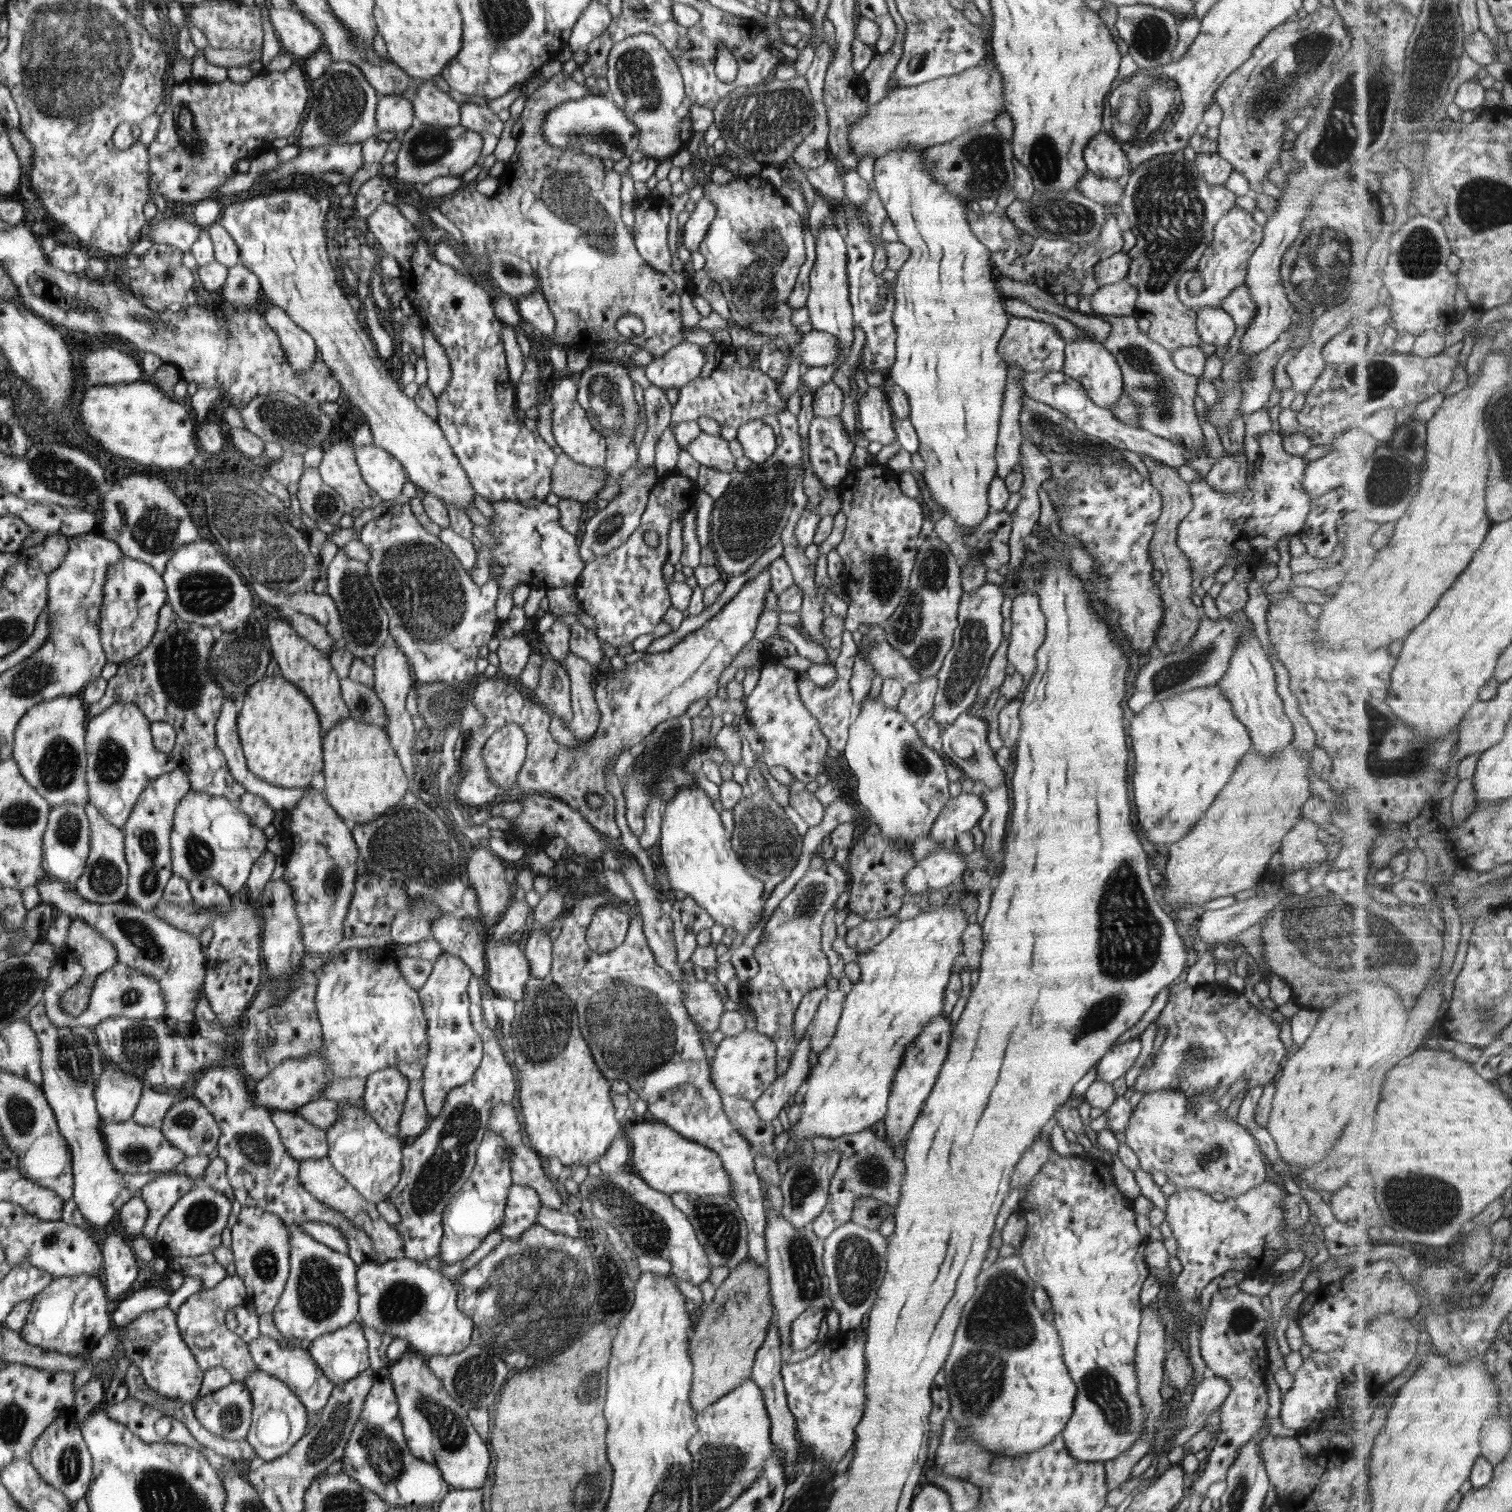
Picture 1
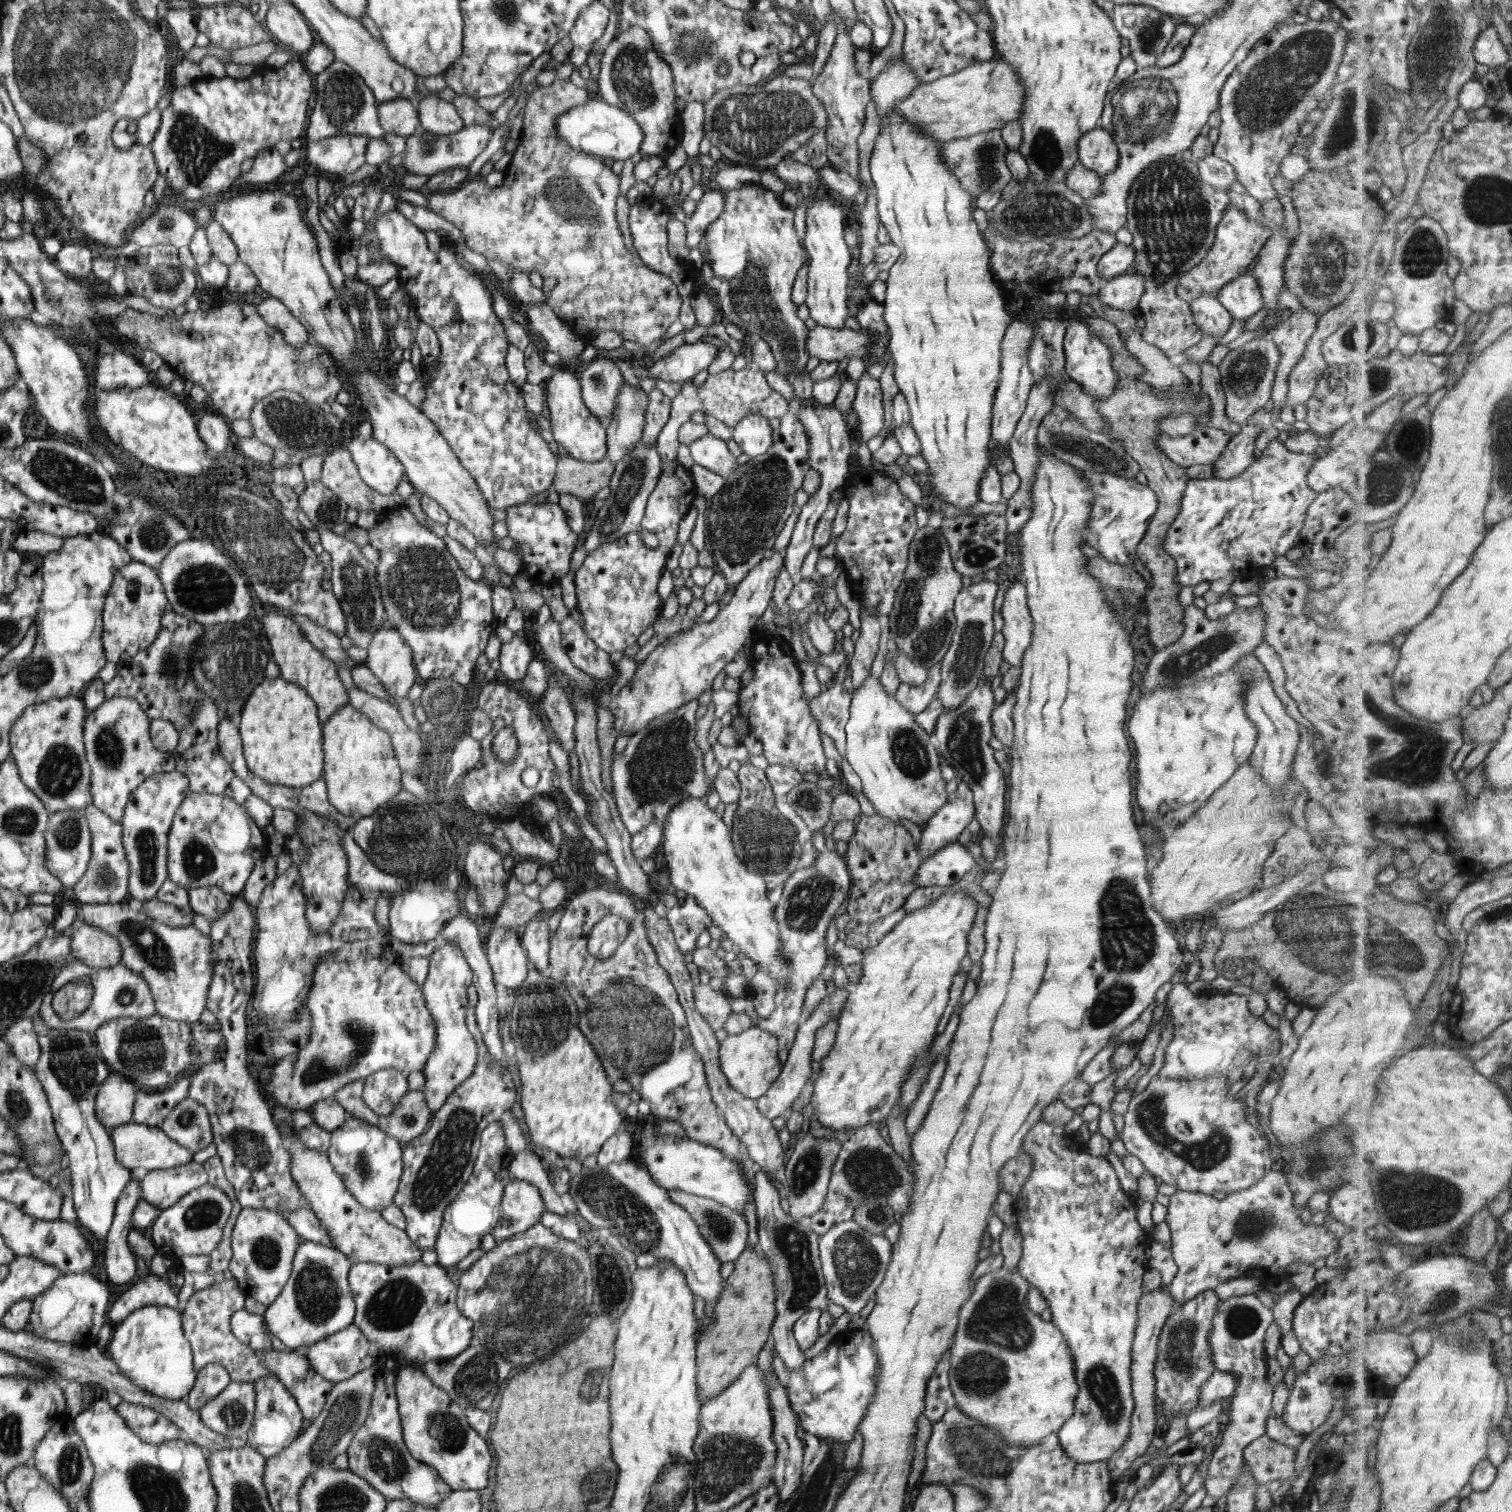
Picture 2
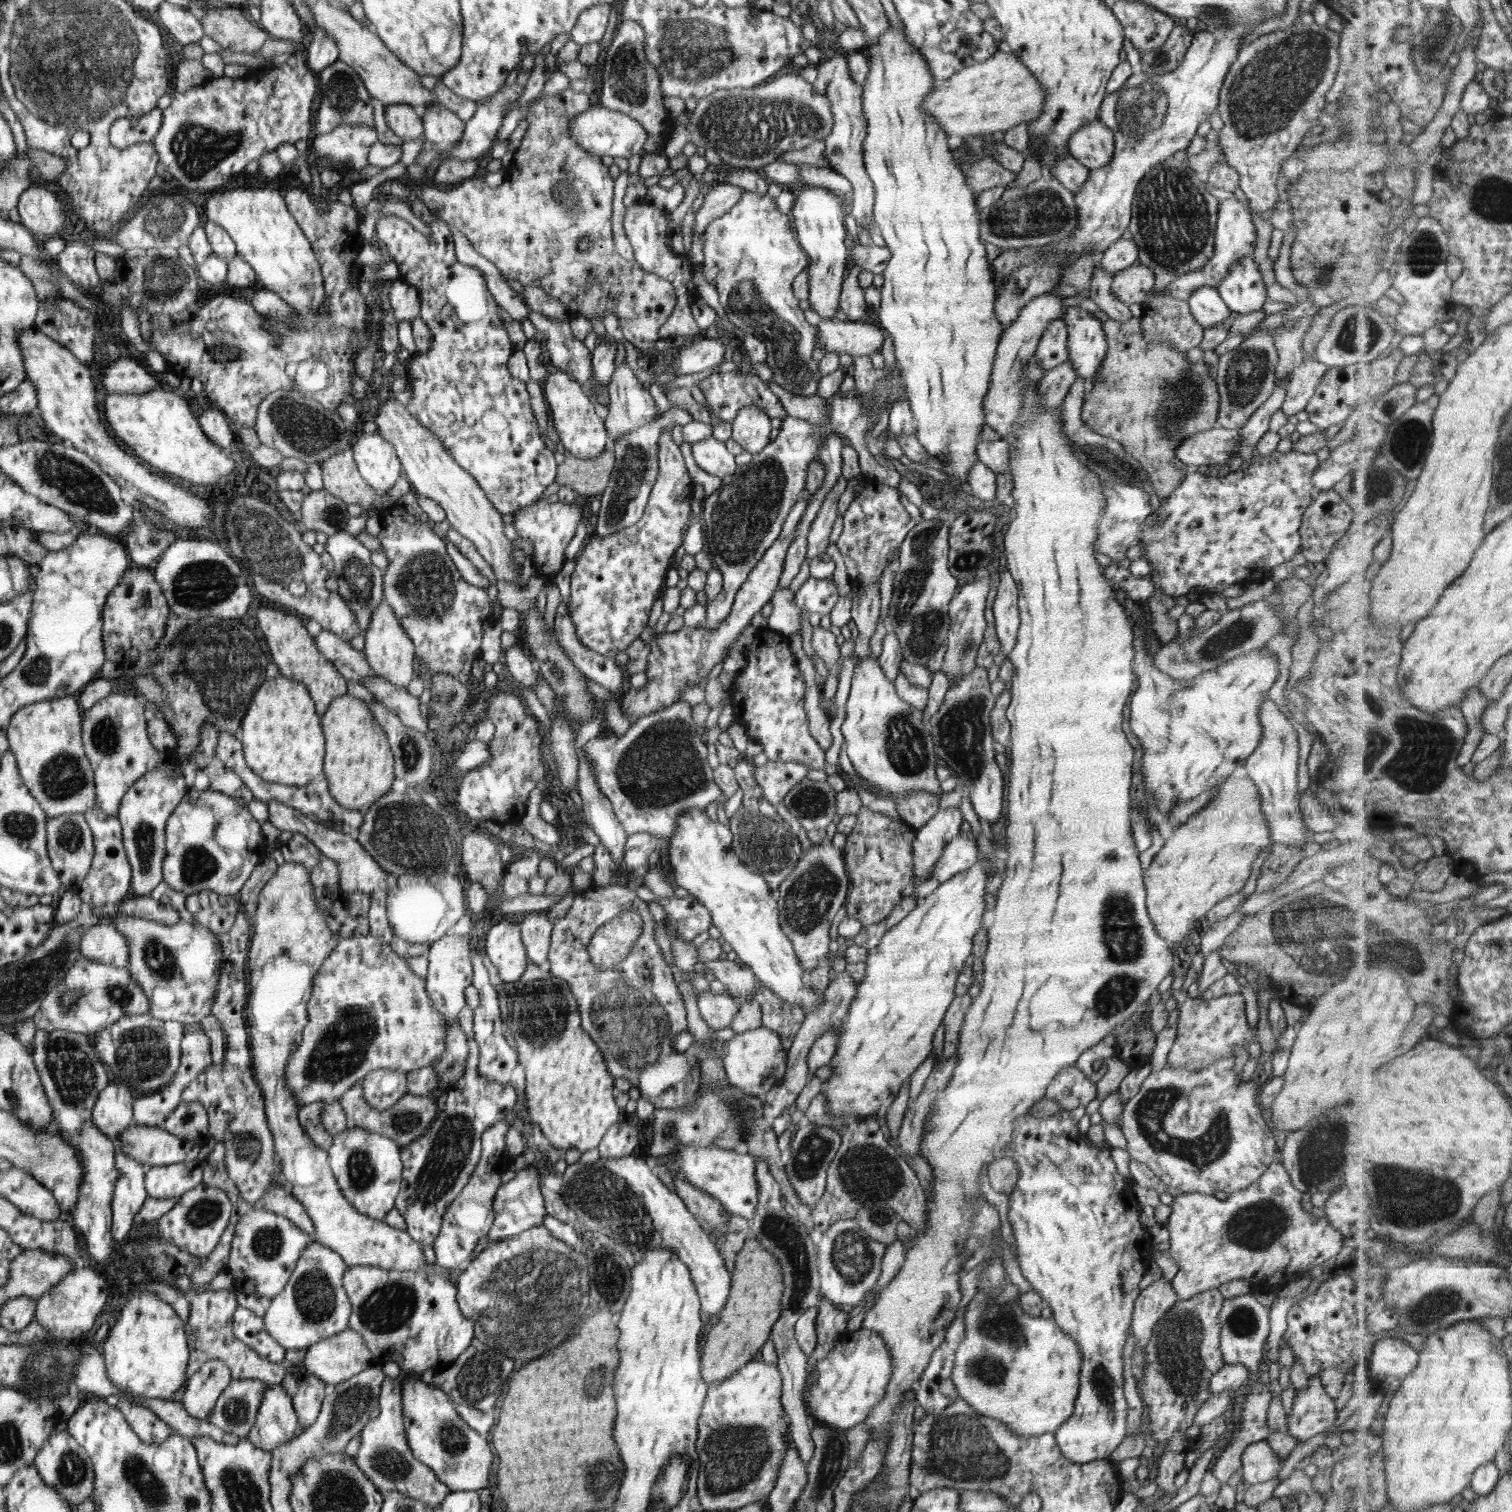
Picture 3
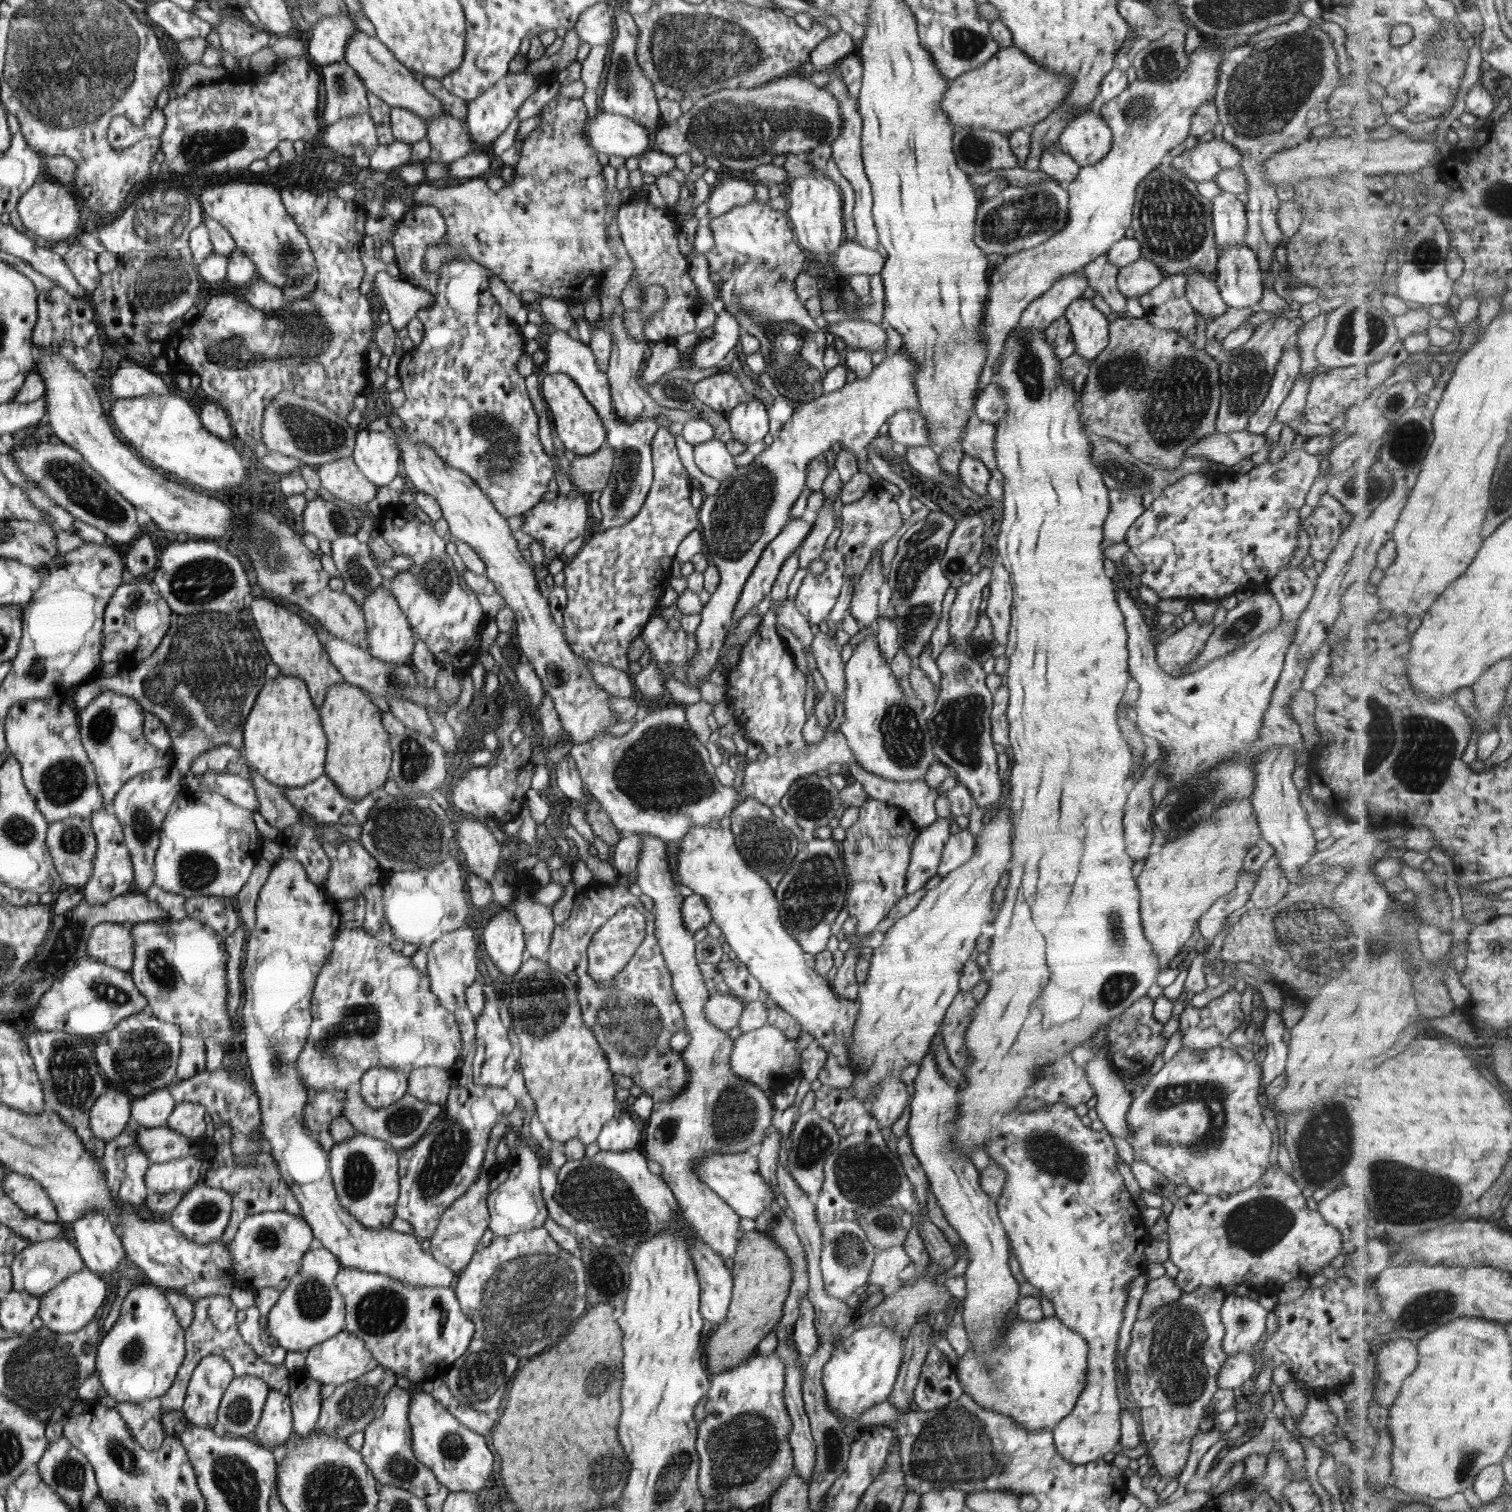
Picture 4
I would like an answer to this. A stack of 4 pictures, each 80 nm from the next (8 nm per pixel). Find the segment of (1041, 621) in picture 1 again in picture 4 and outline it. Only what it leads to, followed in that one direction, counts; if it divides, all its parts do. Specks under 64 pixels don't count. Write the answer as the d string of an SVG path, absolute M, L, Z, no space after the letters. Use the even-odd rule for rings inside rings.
M999 558L991 566L991 579L989 582L990 596L986 604L986 613L993 625L993 633L1000 645L1008 644L1008 631L1011 621L1011 604L1013 590L1009 572Z

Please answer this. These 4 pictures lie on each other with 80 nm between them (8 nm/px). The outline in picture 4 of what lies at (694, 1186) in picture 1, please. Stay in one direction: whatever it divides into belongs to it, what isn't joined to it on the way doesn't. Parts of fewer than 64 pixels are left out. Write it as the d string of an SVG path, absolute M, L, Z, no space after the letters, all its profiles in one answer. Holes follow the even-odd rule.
M747 1152L739 1154L708 1155L696 1161L694 1172L698 1174L700 1182L706 1184L712 1192L716 1192L726 1204L734 1209L741 1218L756 1220L768 1205L774 1201L774 1191L766 1179L758 1174L758 1162L756 1156Z

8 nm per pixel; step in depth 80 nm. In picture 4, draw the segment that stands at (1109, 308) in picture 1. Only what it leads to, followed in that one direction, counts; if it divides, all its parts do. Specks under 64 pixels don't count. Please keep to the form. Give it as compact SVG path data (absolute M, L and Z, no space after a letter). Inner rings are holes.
M1142 256L1119 268L1117 287L1126 298L1140 298L1163 281L1163 270Z

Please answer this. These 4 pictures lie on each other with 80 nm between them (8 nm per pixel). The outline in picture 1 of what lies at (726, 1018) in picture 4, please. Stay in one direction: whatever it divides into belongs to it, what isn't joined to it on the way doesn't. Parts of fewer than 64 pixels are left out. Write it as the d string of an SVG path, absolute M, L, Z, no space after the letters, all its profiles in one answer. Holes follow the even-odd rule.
M697 980L682 987L683 1003L696 1026L709 1033L719 1028L724 1014L724 1000L706 980Z

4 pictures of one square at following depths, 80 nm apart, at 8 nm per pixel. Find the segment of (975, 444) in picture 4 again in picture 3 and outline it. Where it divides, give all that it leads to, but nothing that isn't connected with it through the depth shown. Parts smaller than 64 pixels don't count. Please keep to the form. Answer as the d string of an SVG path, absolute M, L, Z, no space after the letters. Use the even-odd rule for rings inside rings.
M984 423L977 438L976 457L992 470L1003 473L1009 470L1008 444L991 426Z

